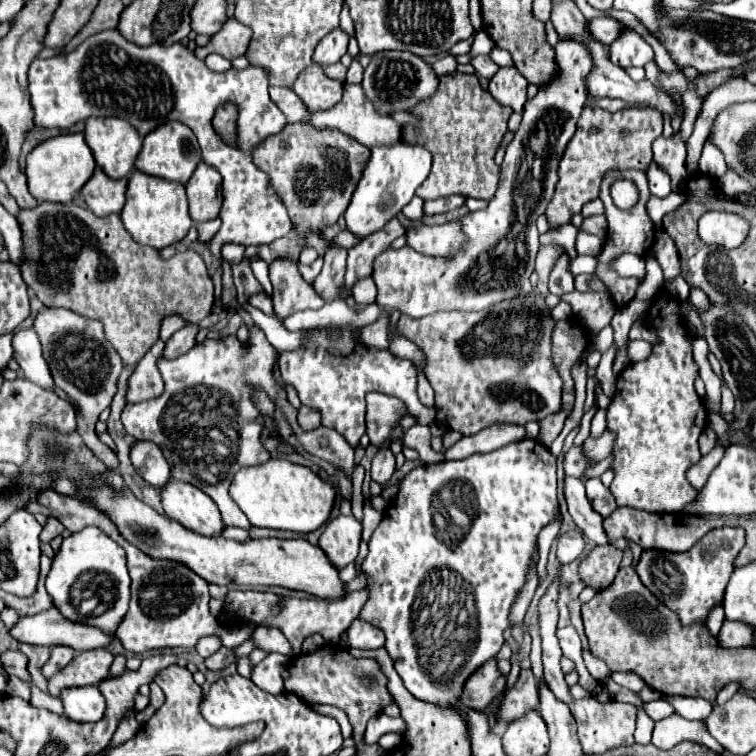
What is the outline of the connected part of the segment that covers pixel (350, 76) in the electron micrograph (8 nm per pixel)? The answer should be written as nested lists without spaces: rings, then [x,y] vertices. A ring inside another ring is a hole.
[[[354,57],[347,71],[345,83],[360,83],[362,81],[364,69],[357,61],[357,57]]]

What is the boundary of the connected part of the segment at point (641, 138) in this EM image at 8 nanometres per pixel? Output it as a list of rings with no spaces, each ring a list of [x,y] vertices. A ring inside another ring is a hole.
[[[586,106],[578,120],[578,132],[574,134],[562,156],[562,164],[558,170],[560,180],[546,210],[550,228],[570,222],[572,214],[578,214],[586,202],[598,196],[598,186],[606,170],[646,170],[650,164],[652,142],[662,134],[662,124],[662,114],[654,112],[652,108],[624,108],[618,112],[608,112],[602,108]]]

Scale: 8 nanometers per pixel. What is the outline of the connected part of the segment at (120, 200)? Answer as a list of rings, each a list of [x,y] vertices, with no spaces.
[[[100,168],[94,170],[92,178],[84,184],[82,198],[86,206],[96,214],[96,216],[108,216],[108,214],[118,214],[124,206],[124,192],[126,192],[128,178],[112,180],[108,178]]]

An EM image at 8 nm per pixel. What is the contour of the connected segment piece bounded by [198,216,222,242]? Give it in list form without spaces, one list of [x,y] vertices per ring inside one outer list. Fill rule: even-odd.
[[[220,216],[216,218],[216,220],[210,220],[210,222],[206,222],[206,224],[198,224],[198,234],[200,234],[200,242],[210,242],[210,238],[218,232],[218,228],[220,228],[220,224],[222,224],[222,220],[220,220]]]

